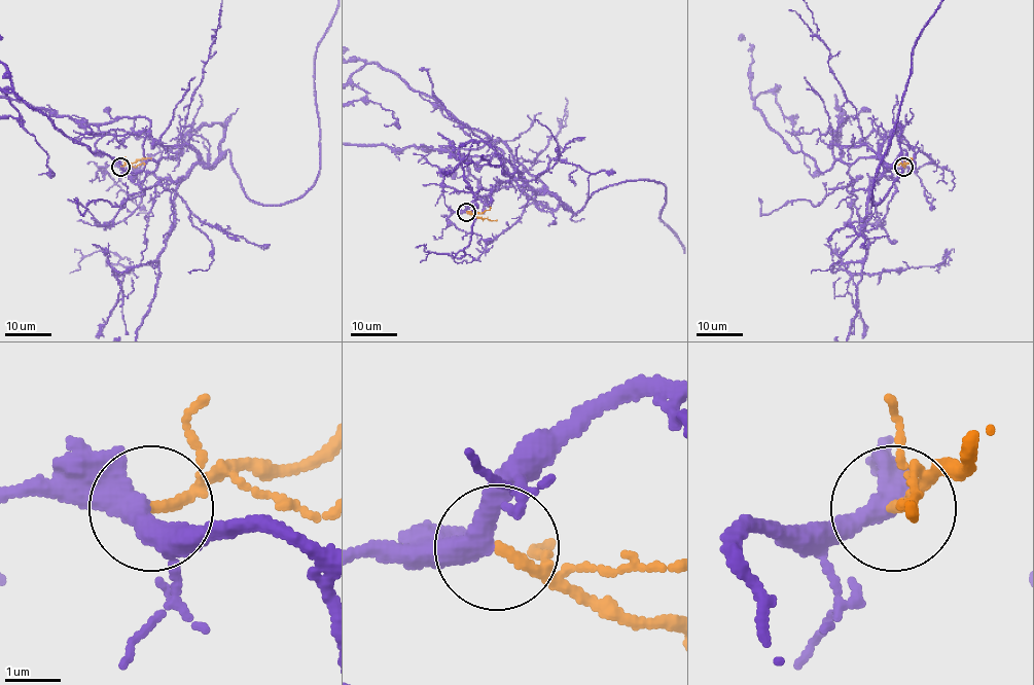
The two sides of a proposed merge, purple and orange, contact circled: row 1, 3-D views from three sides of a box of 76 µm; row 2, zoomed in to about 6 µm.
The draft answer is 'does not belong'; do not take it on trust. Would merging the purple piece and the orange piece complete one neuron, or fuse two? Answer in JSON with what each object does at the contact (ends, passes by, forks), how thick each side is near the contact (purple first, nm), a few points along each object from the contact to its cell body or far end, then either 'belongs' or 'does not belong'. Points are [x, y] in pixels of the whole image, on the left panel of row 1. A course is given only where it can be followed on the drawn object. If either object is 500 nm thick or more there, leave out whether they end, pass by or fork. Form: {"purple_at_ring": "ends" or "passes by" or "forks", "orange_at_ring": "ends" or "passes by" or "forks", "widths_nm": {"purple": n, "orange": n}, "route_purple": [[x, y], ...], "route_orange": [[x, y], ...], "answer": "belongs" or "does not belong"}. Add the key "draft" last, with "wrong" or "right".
{"purple_at_ring": "passes by", "orange_at_ring": "ends", "widths_nm": {"purple": 400, "orange": 180}, "route_purple": [[120, 166], [178, 181], [227, 150], [253, 201], [291, 202], [313, 184], [315, 52], [337, 3]], "route_orange": [[120, 166], [151, 158]], "answer": "belongs", "draft": "wrong"}

